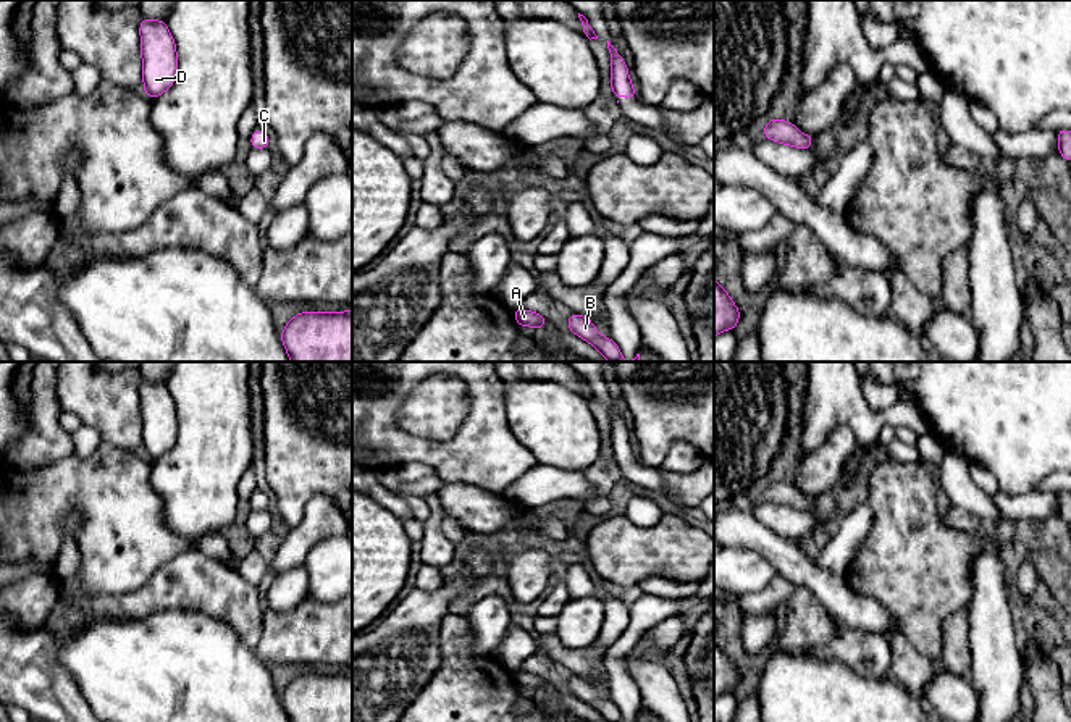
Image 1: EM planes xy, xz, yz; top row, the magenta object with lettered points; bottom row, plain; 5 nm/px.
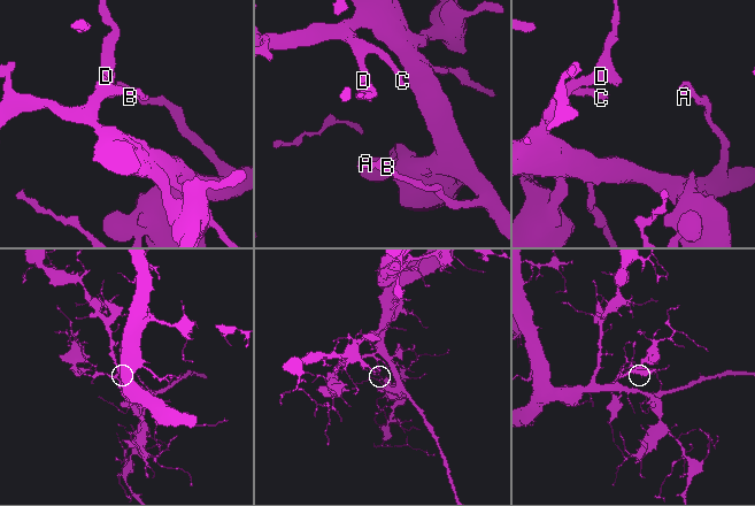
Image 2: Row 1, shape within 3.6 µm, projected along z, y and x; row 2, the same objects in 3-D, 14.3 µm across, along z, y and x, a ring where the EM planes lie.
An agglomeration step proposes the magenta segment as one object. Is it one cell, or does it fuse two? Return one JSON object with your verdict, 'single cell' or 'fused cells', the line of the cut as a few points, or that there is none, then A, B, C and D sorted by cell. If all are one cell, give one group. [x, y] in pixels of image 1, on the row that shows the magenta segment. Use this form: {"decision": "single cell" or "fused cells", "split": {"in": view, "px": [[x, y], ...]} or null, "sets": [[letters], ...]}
{"decision": "single cell", "split": null, "sets": [["A", "B", "C", "D"]]}

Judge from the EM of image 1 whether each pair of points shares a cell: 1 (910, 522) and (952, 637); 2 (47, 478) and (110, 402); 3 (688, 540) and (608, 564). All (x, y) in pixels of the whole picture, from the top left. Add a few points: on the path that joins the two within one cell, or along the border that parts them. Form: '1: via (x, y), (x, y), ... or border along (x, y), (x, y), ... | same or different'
1: border along (966, 606), (944, 621), (942, 653), (939, 656) | different
2: border along (102, 440), (133, 453) | different
3: via (669, 549), (627, 553) | same

